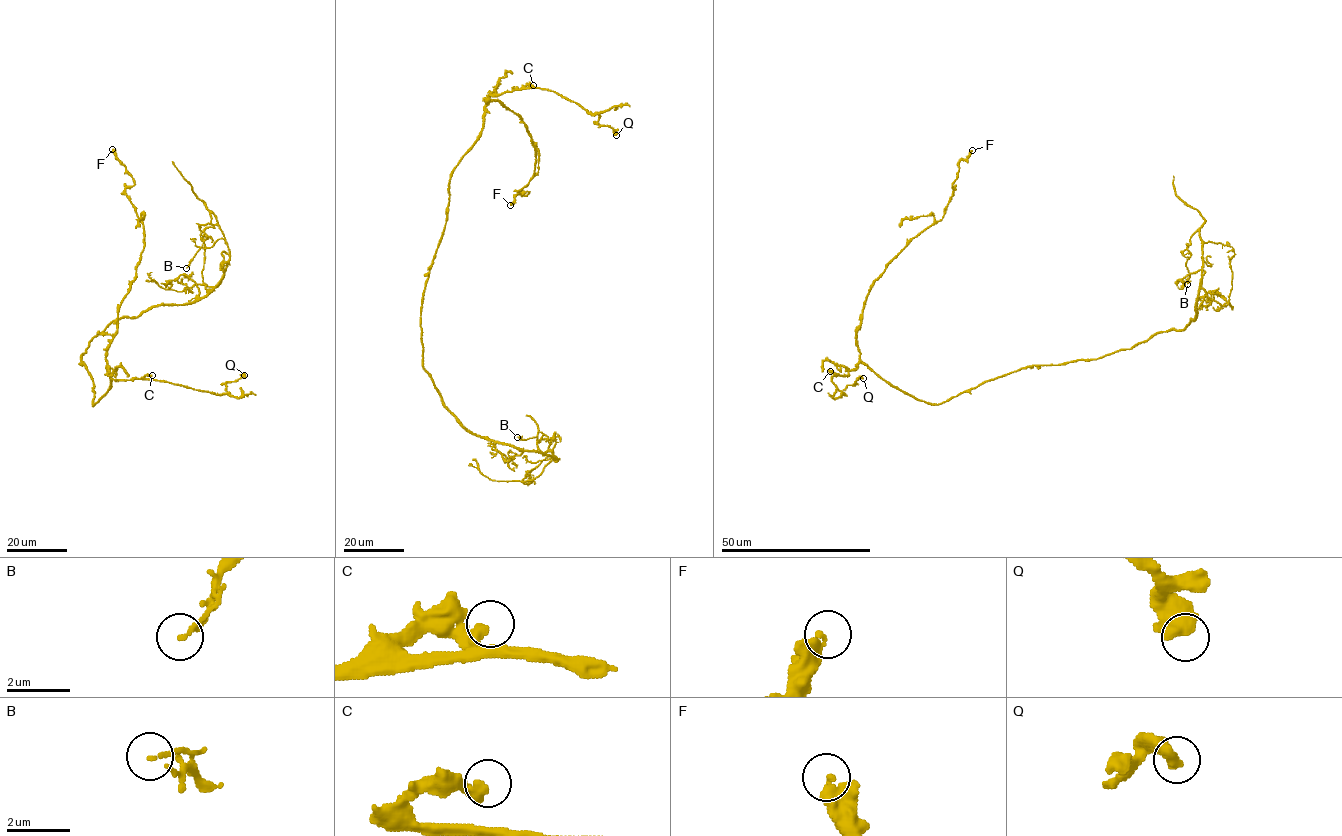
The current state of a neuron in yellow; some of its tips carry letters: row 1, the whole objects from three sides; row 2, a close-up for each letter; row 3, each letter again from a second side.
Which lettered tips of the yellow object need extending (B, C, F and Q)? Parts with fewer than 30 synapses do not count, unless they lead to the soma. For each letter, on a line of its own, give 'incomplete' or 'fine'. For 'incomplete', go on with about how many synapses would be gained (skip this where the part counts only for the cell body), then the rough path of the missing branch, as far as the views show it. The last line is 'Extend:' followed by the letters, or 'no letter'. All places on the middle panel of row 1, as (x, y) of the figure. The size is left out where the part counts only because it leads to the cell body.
B: fine
C: fine
F: fine
Q: fine
Extend: no letter

